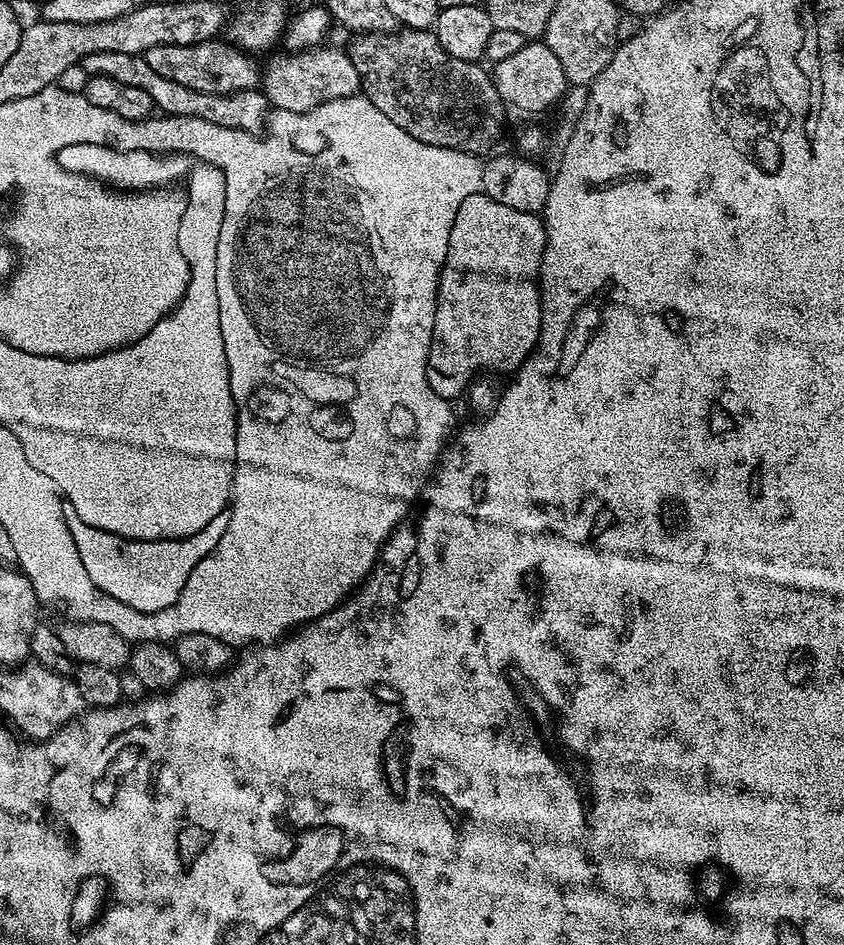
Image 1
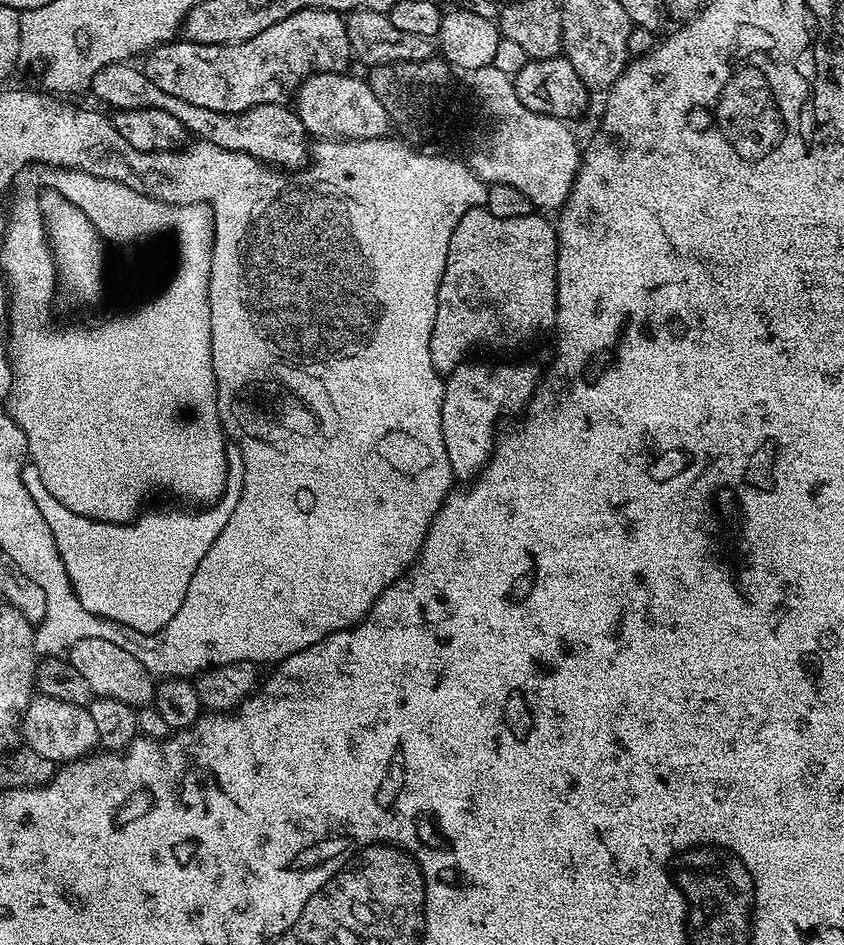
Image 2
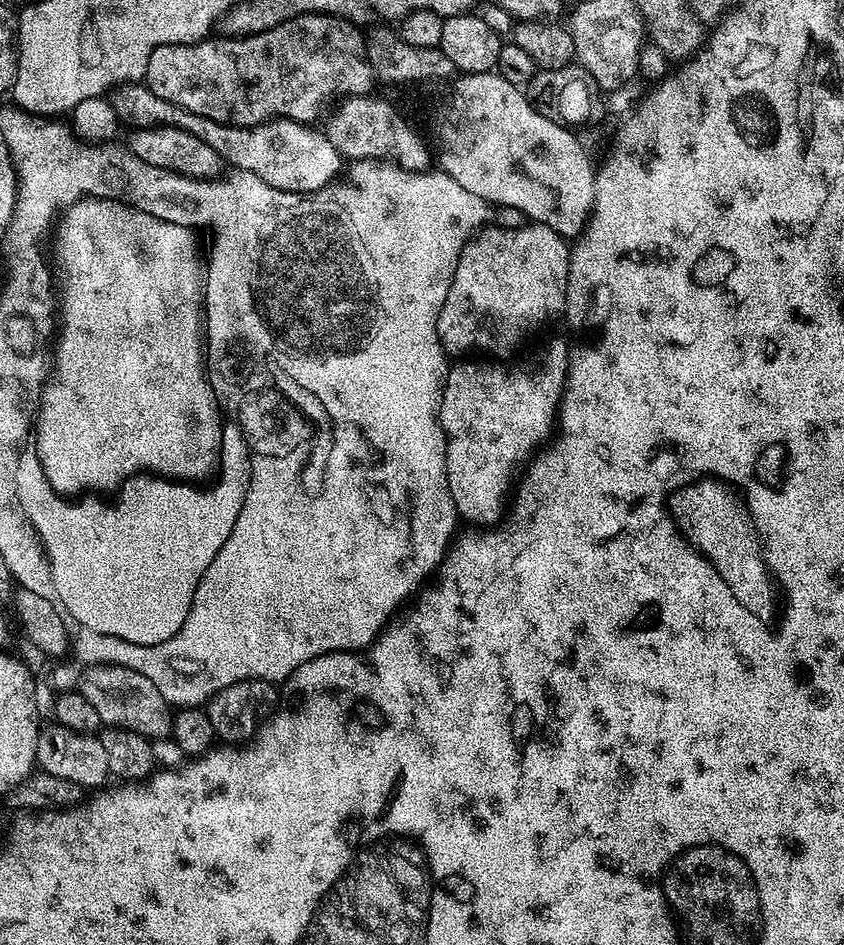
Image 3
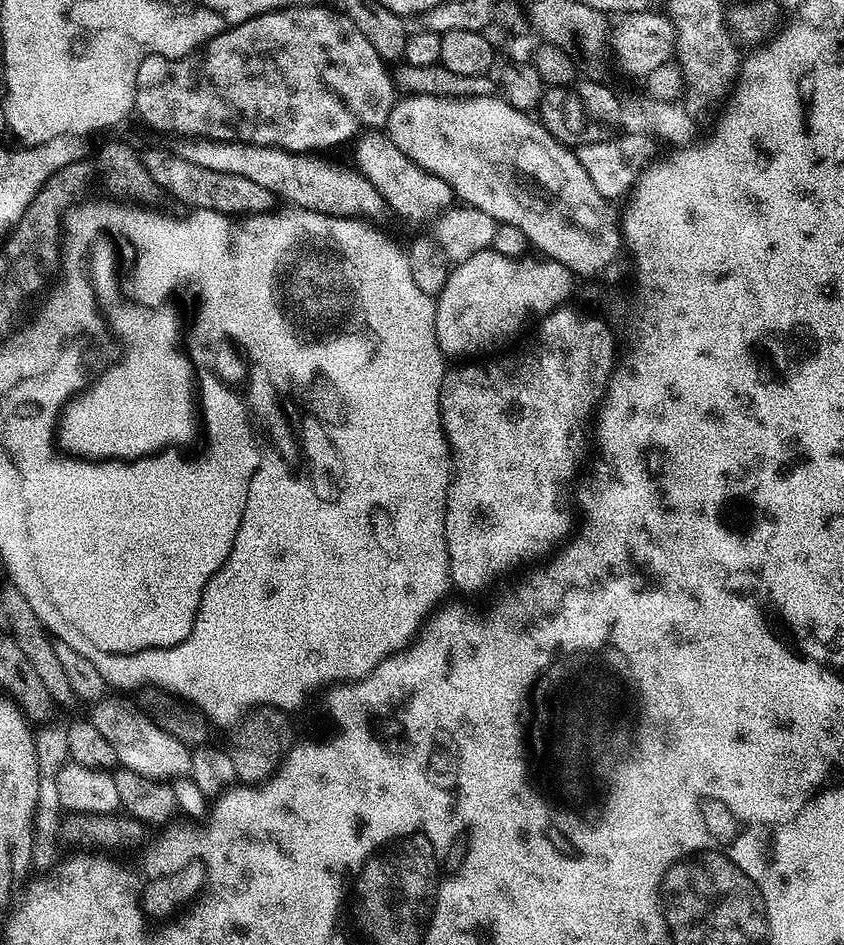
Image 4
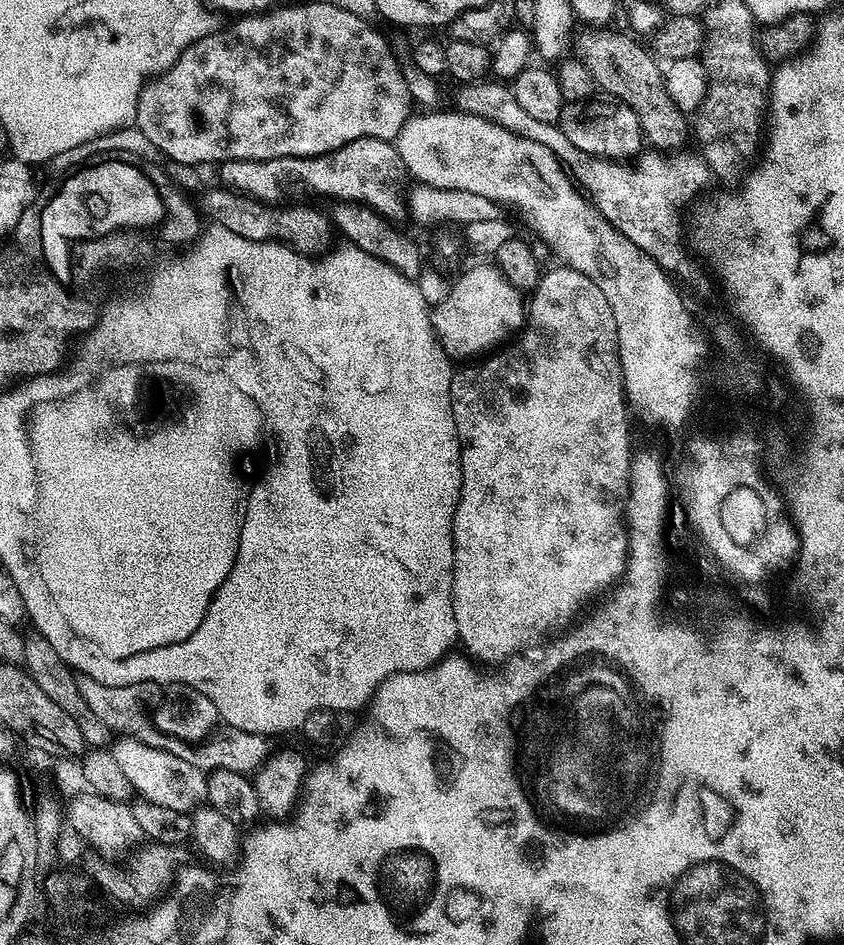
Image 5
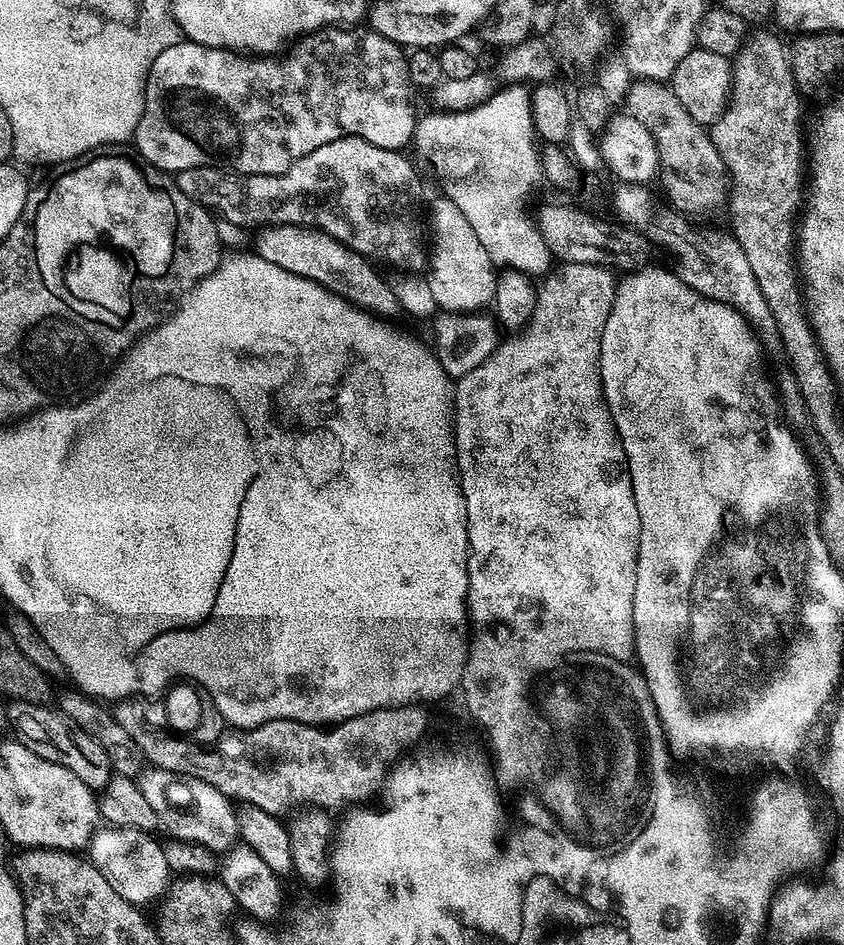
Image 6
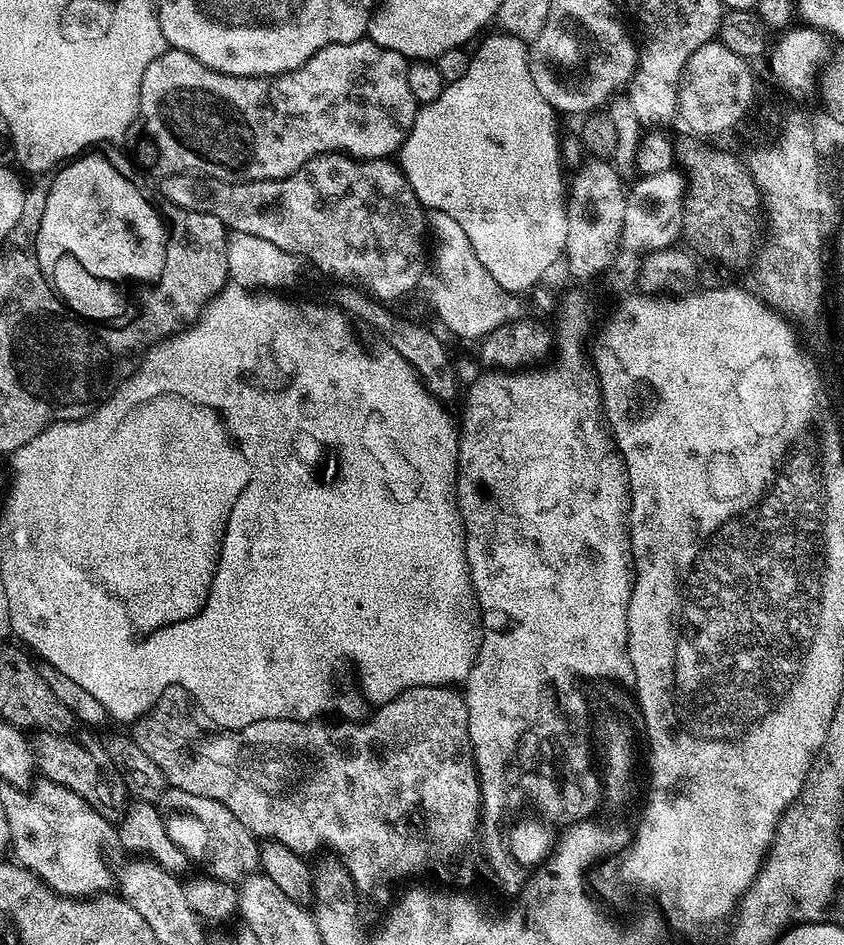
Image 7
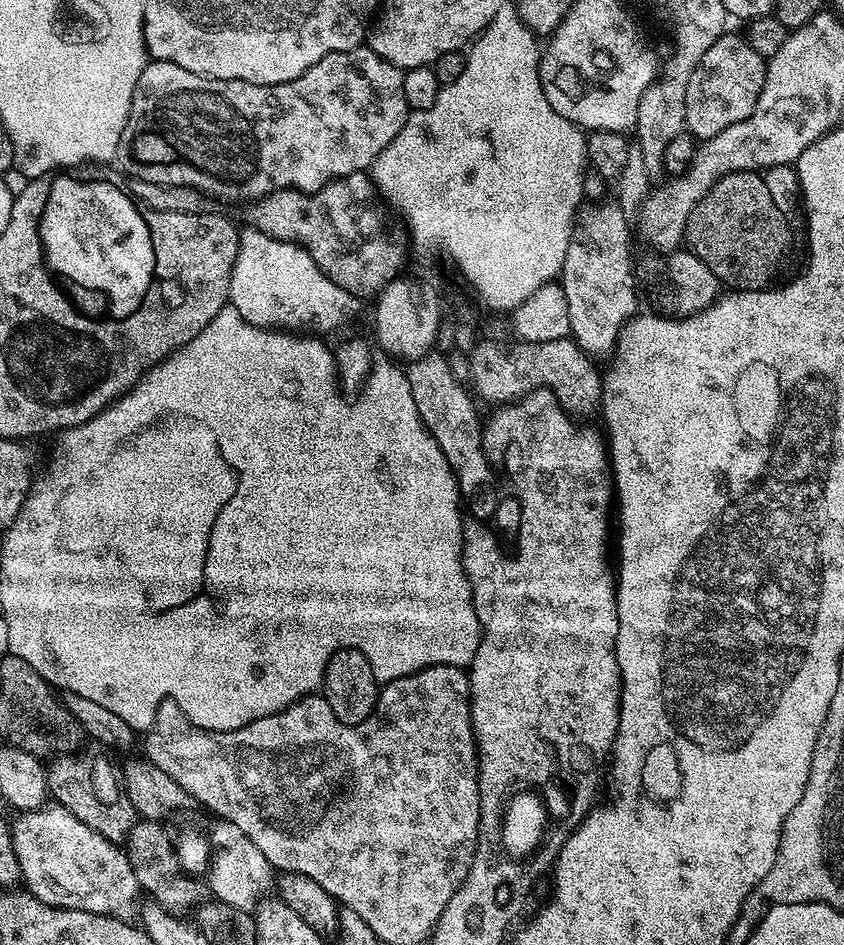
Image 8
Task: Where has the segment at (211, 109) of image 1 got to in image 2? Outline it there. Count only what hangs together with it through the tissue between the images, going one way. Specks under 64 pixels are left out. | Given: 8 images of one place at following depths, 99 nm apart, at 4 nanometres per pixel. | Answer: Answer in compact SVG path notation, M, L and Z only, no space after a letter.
M132 62L102 66L102 70L94 74L90 92L93 92L102 103L110 104L110 108L114 110L122 108L166 110L166 114L174 114L174 118L178 118L178 122L182 122L184 129L197 141L205 140L216 146L222 146L226 152L245 152L255 160L263 160L269 166L300 166L310 156L309 133L304 131L302 122L287 103L259 104L245 112L206 110L206 106L194 106L191 102L182 102L182 98L174 98L174 94L166 94L166 90L150 82L143 67Z

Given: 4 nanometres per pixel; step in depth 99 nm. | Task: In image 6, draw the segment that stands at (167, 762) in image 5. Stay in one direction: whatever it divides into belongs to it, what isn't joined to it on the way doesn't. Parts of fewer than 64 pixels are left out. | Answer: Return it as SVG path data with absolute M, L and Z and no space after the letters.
M145 767L138 783L146 802L160 816L160 824L173 840L201 844L212 852L223 854L237 843L236 808L229 797L223 796L202 778L183 776L170 770Z

